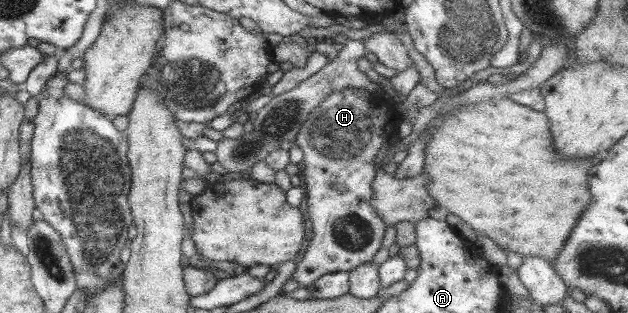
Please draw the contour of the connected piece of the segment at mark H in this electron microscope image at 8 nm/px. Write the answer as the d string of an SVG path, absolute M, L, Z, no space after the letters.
M365 87L346 88L325 97L307 117L294 141L304 154L300 172L305 176L304 195L307 199L309 221L314 232L307 246L307 252L291 276L291 282L295 282L299 287L306 288L326 273L349 273L351 269L372 261L375 253L382 247L386 226L371 205L372 185L377 175L377 162L384 150L395 141L395 133L403 123L403 116L396 110L397 103L385 105L387 97L377 99L370 95L369 98L359 98L359 90L365 91Z

